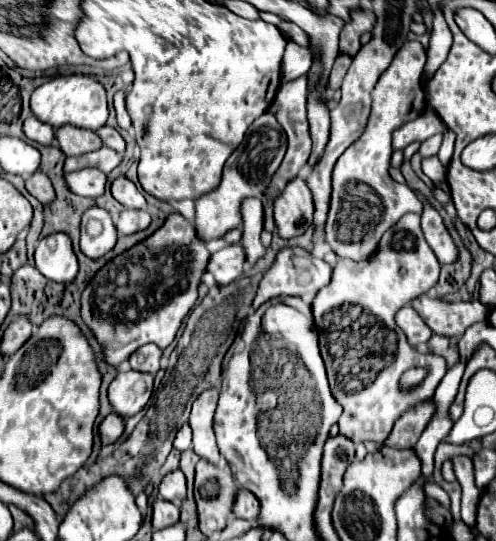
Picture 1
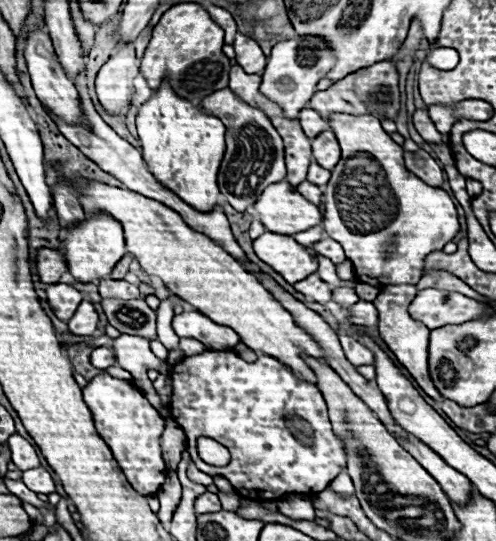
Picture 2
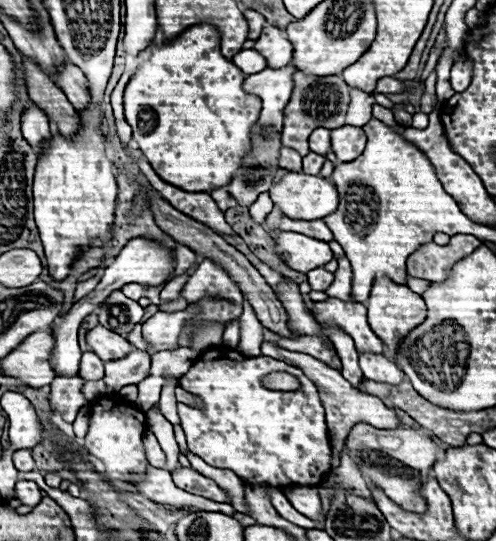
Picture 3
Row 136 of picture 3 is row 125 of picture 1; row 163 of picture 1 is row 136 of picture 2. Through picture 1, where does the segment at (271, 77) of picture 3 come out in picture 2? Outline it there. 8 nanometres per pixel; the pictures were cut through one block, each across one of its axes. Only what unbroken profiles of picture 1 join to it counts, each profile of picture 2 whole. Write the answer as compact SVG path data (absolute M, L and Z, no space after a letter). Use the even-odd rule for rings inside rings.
M222 88L206 96L202 100L202 108L208 114L218 116L226 124L226 154L220 166L218 184L226 200L238 212L244 212L248 206L252 206L258 200L260 192L264 192L268 184L286 178L282 138L260 108L244 104L244 100L240 100L230 88Z

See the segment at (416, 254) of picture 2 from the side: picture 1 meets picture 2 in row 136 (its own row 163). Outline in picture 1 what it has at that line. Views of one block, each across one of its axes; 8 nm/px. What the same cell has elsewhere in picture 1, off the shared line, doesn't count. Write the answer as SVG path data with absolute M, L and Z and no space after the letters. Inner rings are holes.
M408 40L396 54L392 68L388 68L376 90L372 92L372 112L364 134L340 156L336 170L332 172L332 206L328 212L326 242L340 258L366 260L378 248L382 234L394 226L404 214L422 214L424 206L416 194L398 184L390 176L392 158L392 132L402 124L418 118L426 108L426 94L422 84L422 72L426 64L426 48L418 40Z

